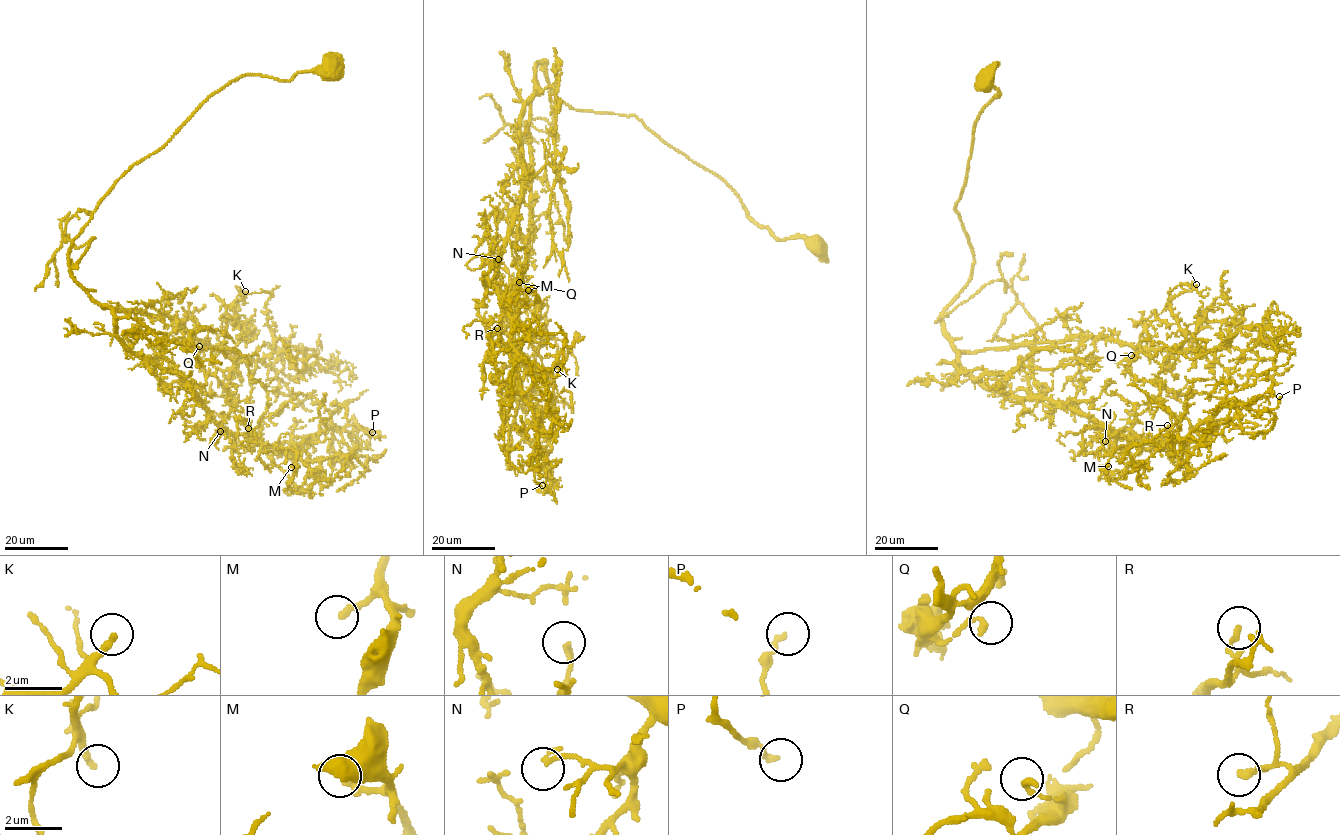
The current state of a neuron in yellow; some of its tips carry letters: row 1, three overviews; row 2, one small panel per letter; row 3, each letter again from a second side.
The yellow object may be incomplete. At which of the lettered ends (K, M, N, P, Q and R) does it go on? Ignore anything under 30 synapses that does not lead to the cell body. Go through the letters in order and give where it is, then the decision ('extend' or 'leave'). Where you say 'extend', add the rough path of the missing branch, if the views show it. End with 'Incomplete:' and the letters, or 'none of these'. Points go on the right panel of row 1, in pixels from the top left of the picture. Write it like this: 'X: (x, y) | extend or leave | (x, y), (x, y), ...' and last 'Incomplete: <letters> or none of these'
K: (1196, 284) | extend | (1196, 284), (1196, 272), (1192, 270), (1180, 277)
M: (1108, 466) | extend | (1108, 466), (1100, 466), (1100, 471), (1106, 476), (1104, 480)
N: (1105, 441) | leave
P: (1279, 396) | leave
Q: (1131, 355) | leave
R: (1167, 425) | leave
Incomplete: K, M

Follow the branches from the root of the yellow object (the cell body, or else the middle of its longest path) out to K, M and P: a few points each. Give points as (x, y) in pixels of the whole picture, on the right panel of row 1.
K: (981, 79), (1000, 95), (955, 207), (973, 259), (940, 316), (955, 349), (1190, 348), (1169, 302), (1196, 284)
M: (981, 79), (1000, 95), (978, 116), (955, 207), (972, 269), (941, 328), (986, 386), (1146, 442), (1108, 466)
P: (981, 79), (1000, 95), (978, 116), (955, 207), (972, 269), (940, 316), (964, 371), (1153, 444), (1279, 396)

